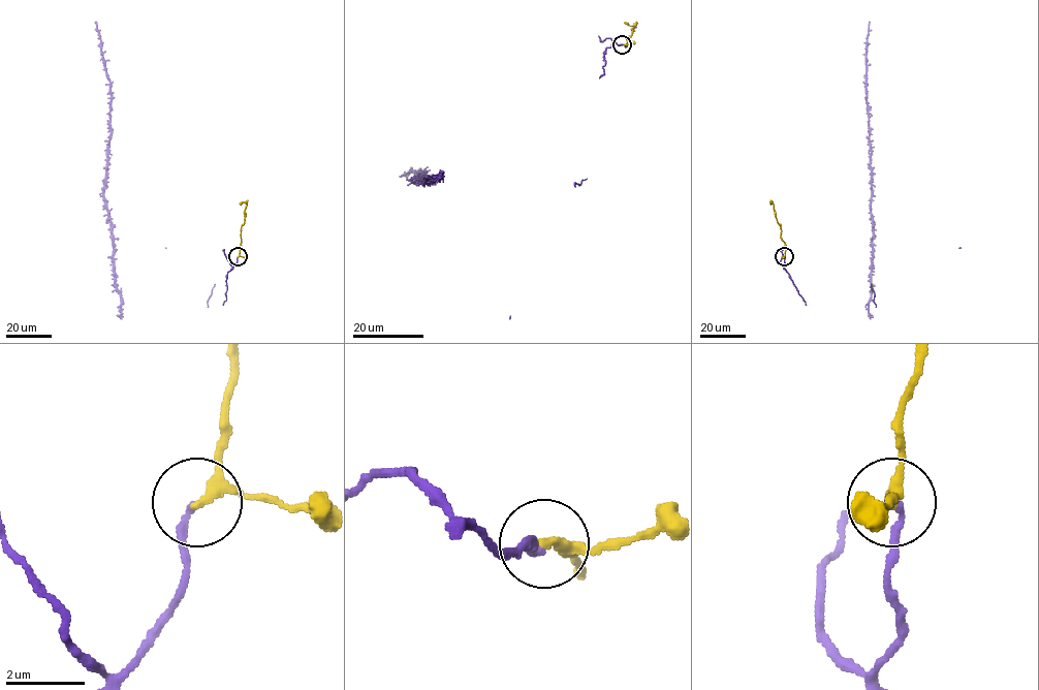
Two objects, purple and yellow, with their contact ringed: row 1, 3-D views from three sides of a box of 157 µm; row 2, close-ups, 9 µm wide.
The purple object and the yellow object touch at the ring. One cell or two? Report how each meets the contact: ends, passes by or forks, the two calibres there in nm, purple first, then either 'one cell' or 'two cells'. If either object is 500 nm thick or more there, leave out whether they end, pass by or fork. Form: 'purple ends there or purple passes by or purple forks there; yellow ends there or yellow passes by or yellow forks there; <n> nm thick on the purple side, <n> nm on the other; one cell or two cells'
purple ends there; yellow passes by; 160 nm thick on the purple side, 200 nm on the other; one cell

